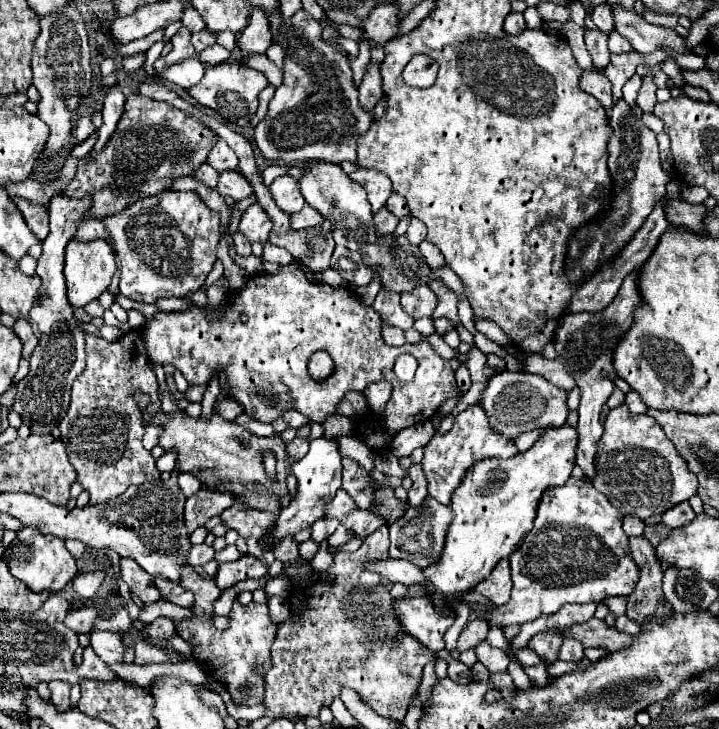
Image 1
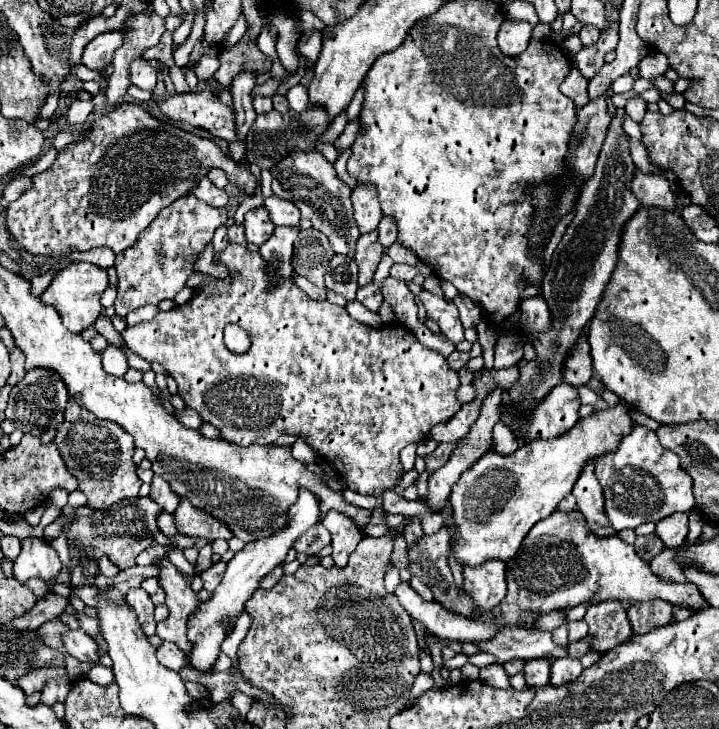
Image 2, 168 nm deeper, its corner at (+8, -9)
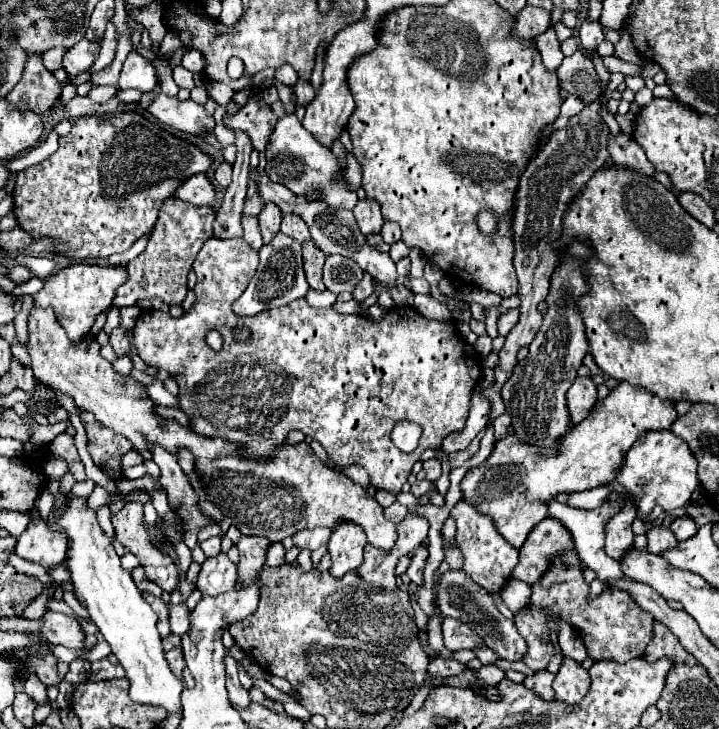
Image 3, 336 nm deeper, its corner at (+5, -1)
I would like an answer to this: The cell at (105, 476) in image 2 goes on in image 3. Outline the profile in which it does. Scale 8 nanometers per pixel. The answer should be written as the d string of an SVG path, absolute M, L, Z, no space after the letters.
M82 413L80 419L88 433L88 451L94 463L98 467L106 467L114 473L120 473L120 459L124 453L132 449L132 443L104 427L102 423L98 423L90 413Z

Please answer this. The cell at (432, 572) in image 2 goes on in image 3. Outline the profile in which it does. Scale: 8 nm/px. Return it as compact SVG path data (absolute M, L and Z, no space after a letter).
M448 571L442 575L440 579L440 591L438 591L438 605L442 609L442 615L446 617L454 617L454 619L462 619L464 623L468 623L484 641L486 647L490 647L500 659L506 661L520 661L526 651L528 645L526 641L518 635L514 621L506 619L494 605L494 599L488 591L484 591L482 587L478 587L464 571Z

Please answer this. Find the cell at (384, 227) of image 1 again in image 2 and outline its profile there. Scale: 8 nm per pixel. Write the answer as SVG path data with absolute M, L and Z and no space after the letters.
M377 231L359 237L357 251L355 251L355 261L359 267L359 285L371 283L373 273L381 261L381 255L383 255L383 245L377 239Z

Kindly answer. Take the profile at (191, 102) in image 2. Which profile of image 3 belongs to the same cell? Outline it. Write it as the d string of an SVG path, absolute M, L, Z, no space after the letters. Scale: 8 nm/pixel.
M160 93L148 107L148 113L182 133L200 135L202 131L214 131L214 117L206 115L204 107L194 101L178 101Z

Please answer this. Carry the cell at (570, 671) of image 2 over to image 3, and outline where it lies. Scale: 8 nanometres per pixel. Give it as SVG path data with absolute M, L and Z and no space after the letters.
M564 657L562 667L560 667L552 687L556 691L558 701L562 701L566 705L576 705L582 701L582 697L590 689L590 675L580 663L572 661L570 657Z

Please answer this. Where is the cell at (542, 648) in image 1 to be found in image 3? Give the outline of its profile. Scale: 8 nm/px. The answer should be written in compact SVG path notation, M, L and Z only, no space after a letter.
M538 671L534 677L528 677L524 681L524 685L528 689L532 689L534 693L538 693L538 697L550 701L554 699L554 689L552 689L552 681L554 681L554 675L548 673L548 671Z

